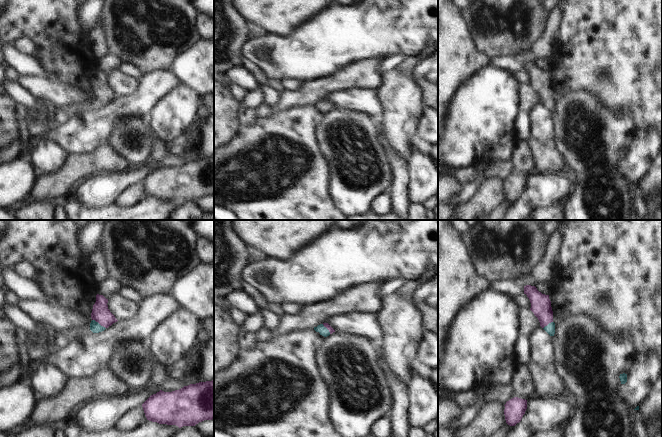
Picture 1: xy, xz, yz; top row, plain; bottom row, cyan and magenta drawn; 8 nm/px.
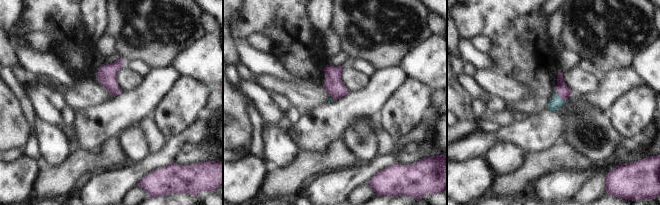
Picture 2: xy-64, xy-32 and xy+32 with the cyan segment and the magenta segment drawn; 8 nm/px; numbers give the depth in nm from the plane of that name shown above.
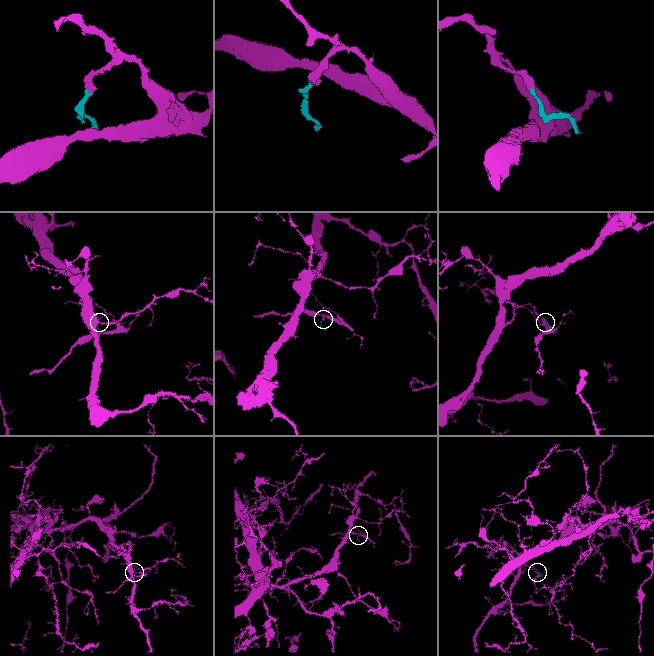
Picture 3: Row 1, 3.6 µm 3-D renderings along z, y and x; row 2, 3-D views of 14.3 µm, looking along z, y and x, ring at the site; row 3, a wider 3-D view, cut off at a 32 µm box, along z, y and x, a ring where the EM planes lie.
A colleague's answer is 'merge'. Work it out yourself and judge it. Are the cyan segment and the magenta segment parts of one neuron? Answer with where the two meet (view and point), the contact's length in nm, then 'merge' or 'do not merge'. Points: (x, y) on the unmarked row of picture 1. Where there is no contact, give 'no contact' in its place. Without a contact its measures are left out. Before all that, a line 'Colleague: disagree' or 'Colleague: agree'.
Colleague: agree
xy (98, 99) | 130 nm | merge

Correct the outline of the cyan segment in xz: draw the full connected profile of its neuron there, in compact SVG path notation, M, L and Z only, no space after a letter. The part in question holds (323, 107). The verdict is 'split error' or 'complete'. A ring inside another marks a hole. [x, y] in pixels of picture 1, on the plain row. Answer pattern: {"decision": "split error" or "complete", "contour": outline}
{"decision": "split error", "contour": "M328 99L320 100L317 103L314 103L314 106L316 108L319 108L320 111L322 111L324 113L327 113L330 110L332 110L333 108L335 108L335 106Z"}

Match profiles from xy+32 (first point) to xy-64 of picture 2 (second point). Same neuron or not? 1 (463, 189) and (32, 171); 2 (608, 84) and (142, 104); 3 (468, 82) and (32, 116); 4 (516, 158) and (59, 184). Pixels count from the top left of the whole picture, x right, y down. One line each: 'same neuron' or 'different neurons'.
1: same neuron
2: same neuron
3: different neurons
4: different neurons

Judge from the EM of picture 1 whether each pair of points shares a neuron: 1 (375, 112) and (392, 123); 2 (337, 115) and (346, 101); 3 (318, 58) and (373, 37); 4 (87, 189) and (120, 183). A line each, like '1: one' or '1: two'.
1: two
2: two
3: one
4: one

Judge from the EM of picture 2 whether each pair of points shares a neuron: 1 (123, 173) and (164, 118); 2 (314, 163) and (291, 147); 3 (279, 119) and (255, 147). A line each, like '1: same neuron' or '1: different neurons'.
1: different neurons
2: different neurons
3: different neurons

